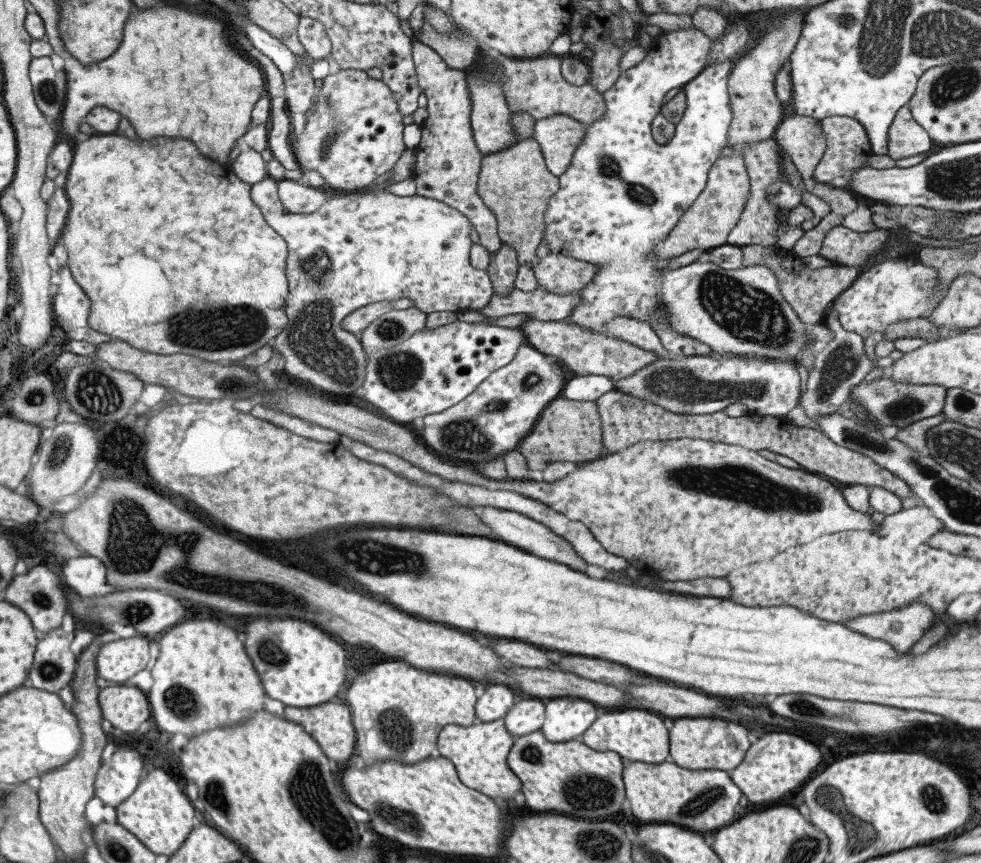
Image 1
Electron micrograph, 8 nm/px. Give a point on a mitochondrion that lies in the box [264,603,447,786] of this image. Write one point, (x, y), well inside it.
(395, 730)

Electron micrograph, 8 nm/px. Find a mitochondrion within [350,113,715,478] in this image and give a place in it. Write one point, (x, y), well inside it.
(461, 437)

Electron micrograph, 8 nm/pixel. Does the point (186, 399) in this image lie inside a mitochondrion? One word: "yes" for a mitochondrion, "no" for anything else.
no

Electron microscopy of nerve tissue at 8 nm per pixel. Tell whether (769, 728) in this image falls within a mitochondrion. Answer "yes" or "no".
no

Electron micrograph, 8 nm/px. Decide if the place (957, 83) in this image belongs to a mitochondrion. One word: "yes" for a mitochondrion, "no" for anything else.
yes

